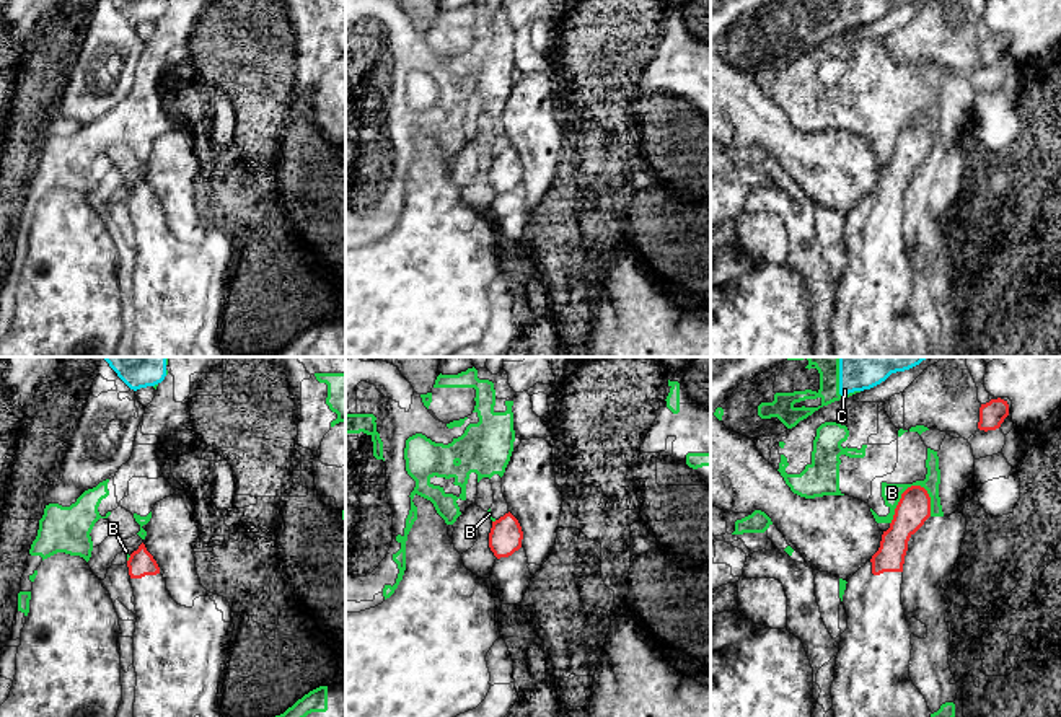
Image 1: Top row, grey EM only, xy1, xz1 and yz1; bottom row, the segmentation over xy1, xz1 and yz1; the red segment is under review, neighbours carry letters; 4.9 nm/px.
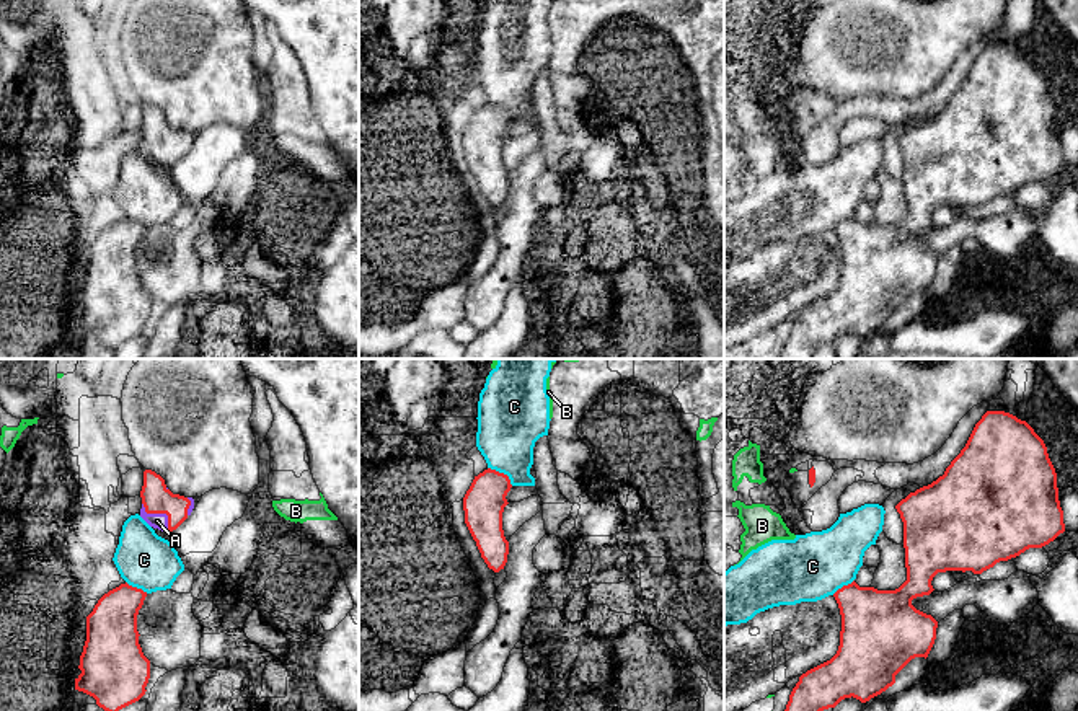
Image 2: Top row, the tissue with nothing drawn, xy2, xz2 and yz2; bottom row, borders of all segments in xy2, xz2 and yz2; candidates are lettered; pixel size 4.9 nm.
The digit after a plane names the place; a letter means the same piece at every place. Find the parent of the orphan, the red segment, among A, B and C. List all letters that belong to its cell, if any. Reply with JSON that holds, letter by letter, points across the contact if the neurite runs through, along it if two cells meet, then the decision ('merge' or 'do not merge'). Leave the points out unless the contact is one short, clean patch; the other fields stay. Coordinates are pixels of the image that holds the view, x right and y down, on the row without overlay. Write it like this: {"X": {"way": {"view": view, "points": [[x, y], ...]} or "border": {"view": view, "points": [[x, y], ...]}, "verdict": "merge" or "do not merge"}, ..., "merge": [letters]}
{"A": {"verdict": "do not merge"}, "B": {"verdict": "do not merge"}, "C": {"verdict": "do not merge"}, "merge": []}

